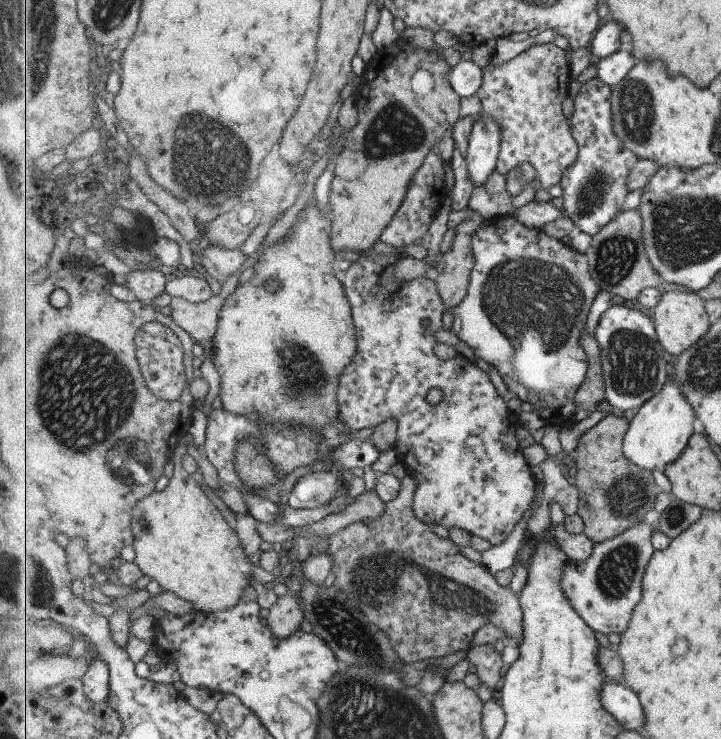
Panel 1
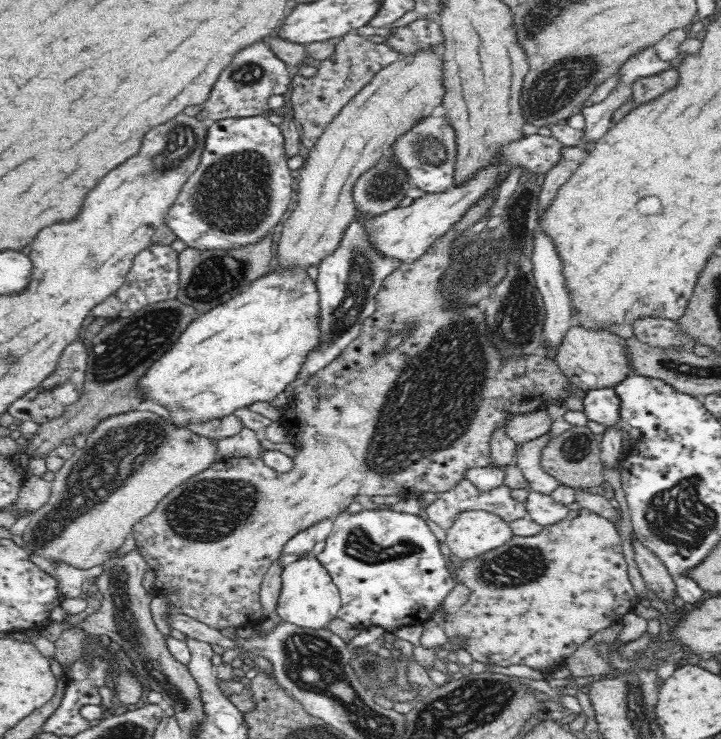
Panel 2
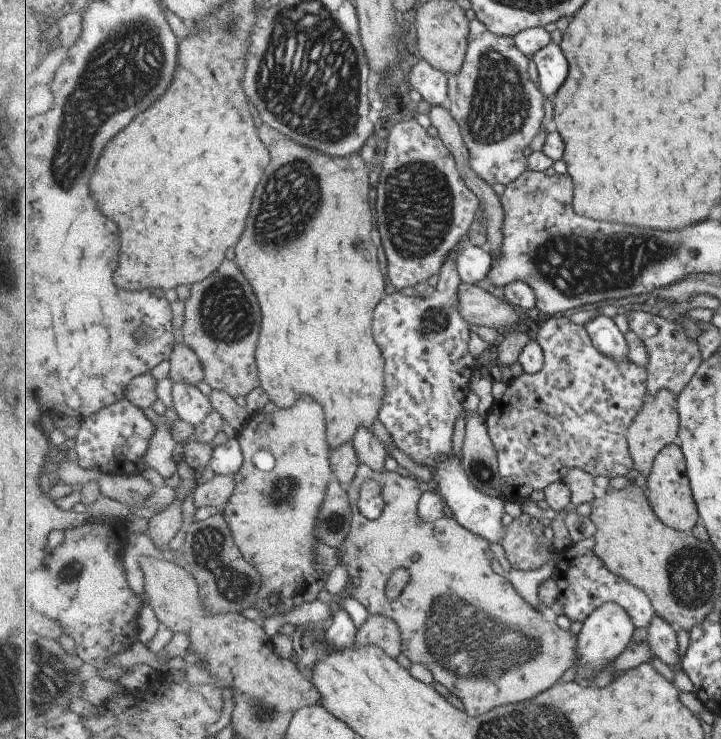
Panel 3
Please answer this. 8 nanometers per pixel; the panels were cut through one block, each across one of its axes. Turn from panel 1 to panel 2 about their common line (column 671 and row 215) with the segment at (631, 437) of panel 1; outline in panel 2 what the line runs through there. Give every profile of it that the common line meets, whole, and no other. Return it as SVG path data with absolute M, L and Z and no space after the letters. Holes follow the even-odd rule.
M538 133L524 135L514 142L500 146L498 156L490 160L486 166L482 166L480 170L476 170L470 176L470 180L454 183L443 192L428 193L422 198L416 198L406 208L397 207L382 215L372 216L372 220L366 220L368 224L362 226L368 228L369 241L376 244L375 247L382 250L386 257L398 258L402 263L419 260L433 242L444 237L462 221L470 208L474 208L488 195L497 196L500 184L508 178L512 168L520 166L521 177L531 176L532 179L536 179L539 174L546 174L563 161L565 148L566 145L550 133L547 136Z

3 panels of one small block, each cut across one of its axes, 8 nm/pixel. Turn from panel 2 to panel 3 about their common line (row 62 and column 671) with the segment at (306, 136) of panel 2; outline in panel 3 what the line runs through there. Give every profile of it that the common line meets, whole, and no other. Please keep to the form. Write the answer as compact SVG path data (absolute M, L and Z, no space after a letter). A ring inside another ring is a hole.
M629 311L628 319L630 328L639 335L648 352L648 363L645 367L650 397L663 389L680 395L704 361L698 340L687 336L687 332L683 330L683 326L677 324L677 321L666 320L651 312Z

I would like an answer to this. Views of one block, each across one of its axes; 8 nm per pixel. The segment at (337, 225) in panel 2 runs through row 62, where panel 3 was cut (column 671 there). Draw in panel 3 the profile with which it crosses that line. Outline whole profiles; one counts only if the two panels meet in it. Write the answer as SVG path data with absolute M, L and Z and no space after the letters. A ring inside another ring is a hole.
M667 389L660 390L655 396L651 396L646 401L642 412L635 417L627 435L630 451L634 458L634 474L643 474L645 478L648 478L654 469L654 462L658 454L667 445L678 442L678 434L681 429L680 414L678 413L678 396L673 391Z

